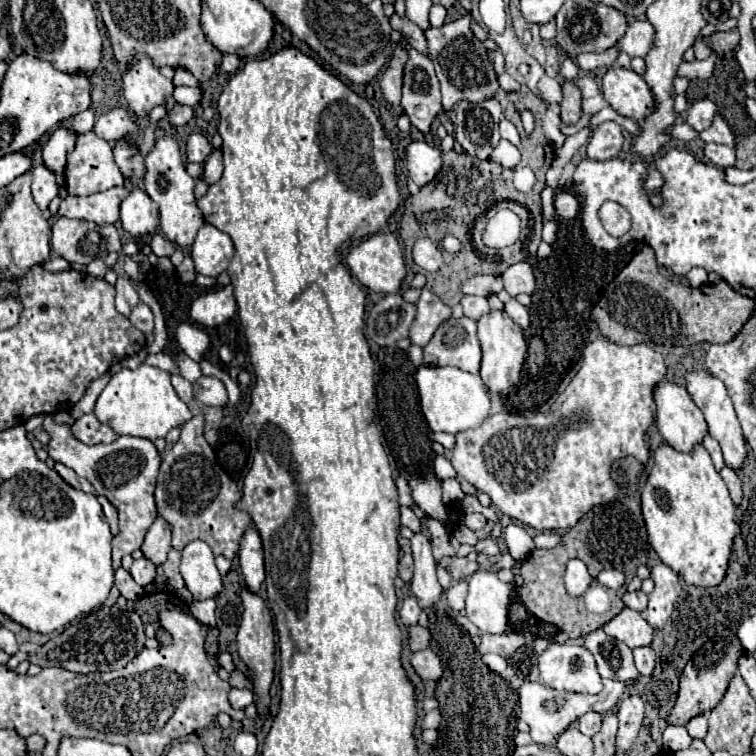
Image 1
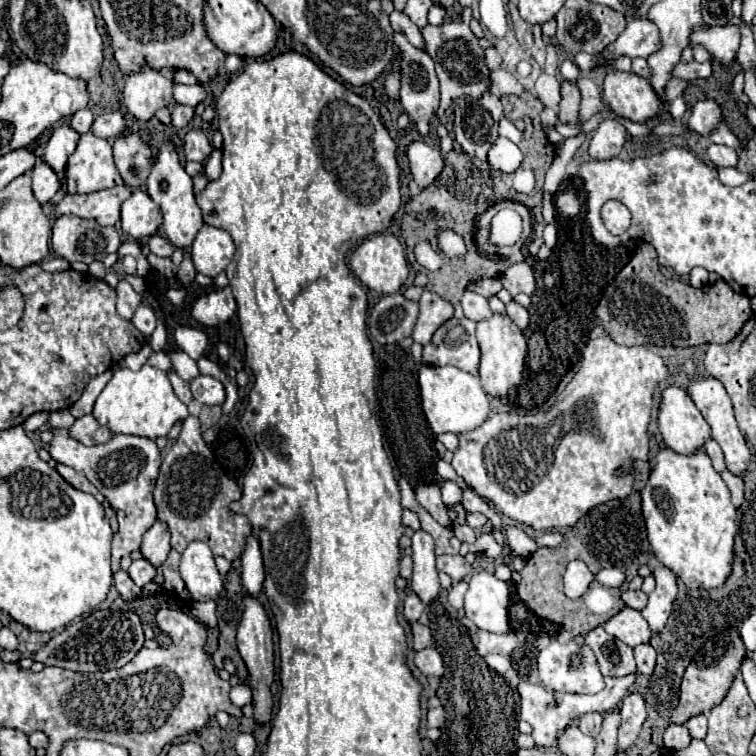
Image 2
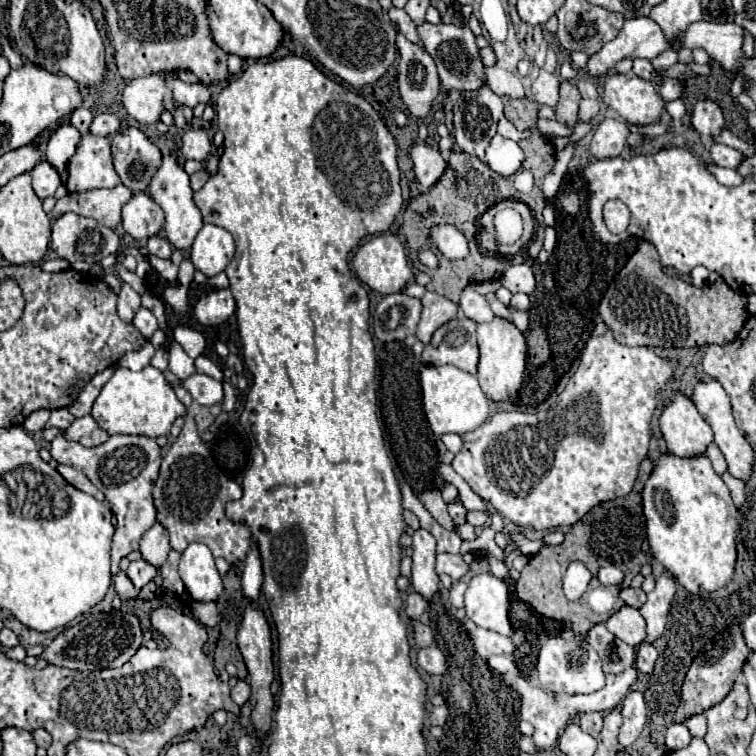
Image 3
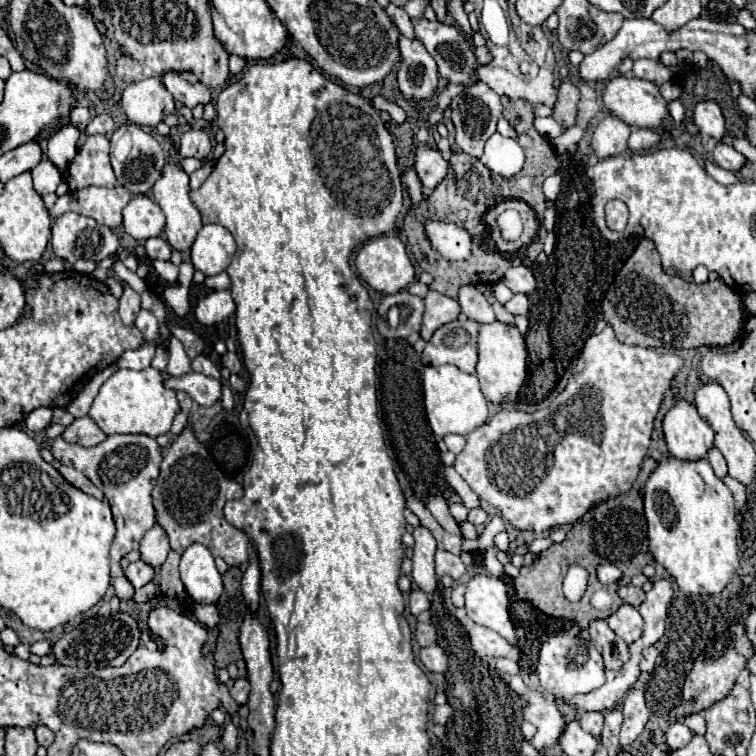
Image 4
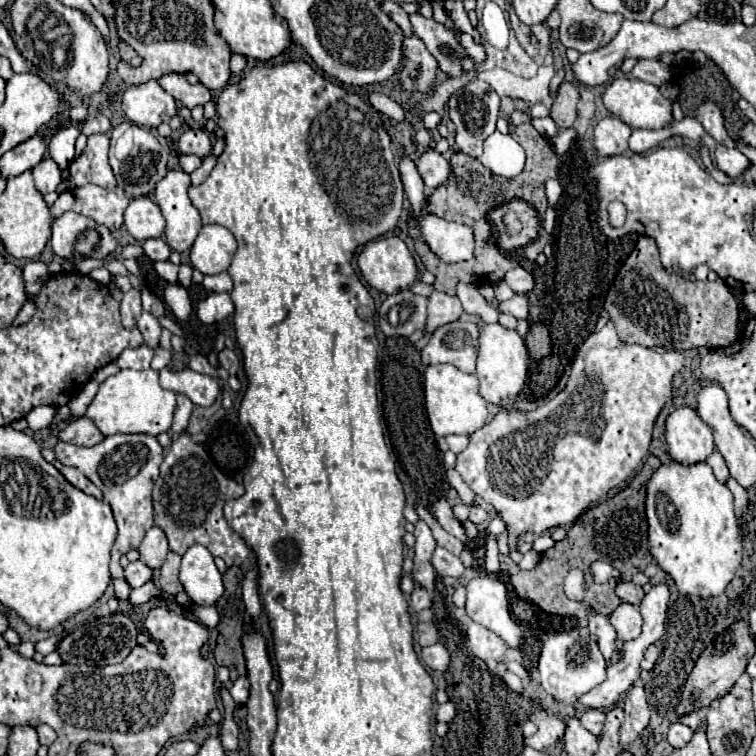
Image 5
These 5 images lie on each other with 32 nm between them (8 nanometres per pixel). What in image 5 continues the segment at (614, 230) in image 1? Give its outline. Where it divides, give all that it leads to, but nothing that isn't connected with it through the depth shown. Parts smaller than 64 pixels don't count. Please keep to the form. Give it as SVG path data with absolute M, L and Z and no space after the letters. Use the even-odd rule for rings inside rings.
M610 202L608 204L608 218L610 218L610 226L614 228L622 228L624 220L626 220L626 208L622 202Z

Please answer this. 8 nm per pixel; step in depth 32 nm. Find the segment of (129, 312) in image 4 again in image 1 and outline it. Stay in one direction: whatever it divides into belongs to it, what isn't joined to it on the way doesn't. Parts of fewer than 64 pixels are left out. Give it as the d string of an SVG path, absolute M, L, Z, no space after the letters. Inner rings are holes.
M118 276L116 282L116 310L124 316L128 316L128 312L138 304L138 294L134 290L134 286L130 284L128 276Z

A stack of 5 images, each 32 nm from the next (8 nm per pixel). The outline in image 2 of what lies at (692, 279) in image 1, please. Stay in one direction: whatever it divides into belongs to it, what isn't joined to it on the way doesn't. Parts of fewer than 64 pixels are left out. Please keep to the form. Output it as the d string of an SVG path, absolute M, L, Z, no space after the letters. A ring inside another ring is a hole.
M694 268L694 270L688 274L688 278L690 278L690 284L692 284L694 288L700 288L700 286L704 286L704 284L708 282L708 272L706 272L704 268Z

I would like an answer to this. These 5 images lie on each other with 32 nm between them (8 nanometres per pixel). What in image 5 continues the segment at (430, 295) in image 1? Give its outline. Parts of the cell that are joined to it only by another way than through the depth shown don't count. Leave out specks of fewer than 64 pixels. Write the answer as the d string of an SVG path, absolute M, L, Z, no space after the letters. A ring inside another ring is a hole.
M432 292L428 296L428 316L426 316L426 336L430 336L436 328L458 320L462 314L462 304L456 296L448 296L444 292Z

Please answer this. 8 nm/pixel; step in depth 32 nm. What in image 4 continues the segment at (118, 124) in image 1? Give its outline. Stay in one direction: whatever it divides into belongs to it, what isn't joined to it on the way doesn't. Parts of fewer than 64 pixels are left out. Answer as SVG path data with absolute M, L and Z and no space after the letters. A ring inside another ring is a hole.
M98 114L98 116L94 116L92 118L92 122L88 124L88 128L86 128L86 134L112 134L116 130L116 122L114 122L114 118L112 116L108 116L108 114Z

